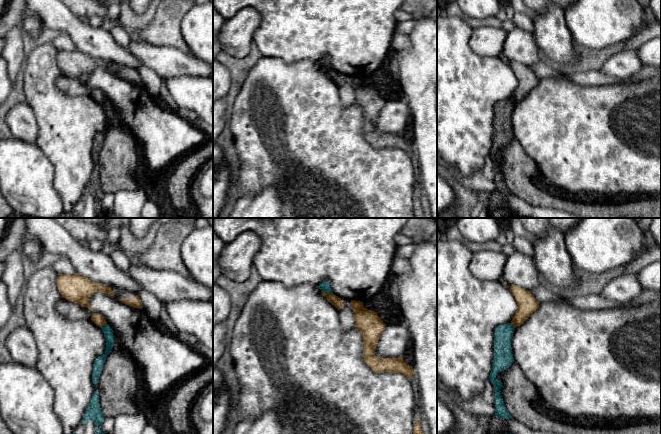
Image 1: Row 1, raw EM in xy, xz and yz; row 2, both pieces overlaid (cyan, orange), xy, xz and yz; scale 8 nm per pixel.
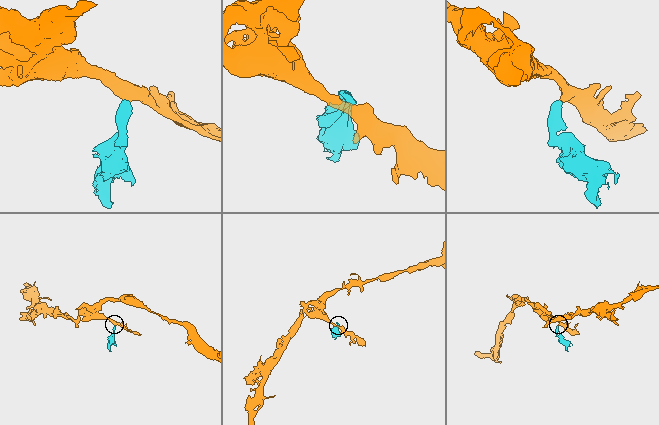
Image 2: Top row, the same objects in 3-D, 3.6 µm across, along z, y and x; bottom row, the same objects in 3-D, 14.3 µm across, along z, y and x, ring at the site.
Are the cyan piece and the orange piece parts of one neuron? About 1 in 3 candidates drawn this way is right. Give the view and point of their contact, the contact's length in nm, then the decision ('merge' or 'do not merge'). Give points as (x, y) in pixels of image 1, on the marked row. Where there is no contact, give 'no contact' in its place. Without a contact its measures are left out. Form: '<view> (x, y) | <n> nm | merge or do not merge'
xz (327, 292) | 100 nm | do not merge

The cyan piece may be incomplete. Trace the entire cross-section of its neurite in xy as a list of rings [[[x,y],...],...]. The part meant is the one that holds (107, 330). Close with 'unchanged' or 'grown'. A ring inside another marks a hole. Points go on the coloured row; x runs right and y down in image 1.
[[[104,325],[101,327],[101,329],[106,339],[106,349],[105,349],[105,353],[97,357],[94,362],[93,373],[92,373],[93,384],[98,384],[99,377],[102,372],[107,355],[111,352],[114,346],[114,335],[113,335],[114,331],[112,330],[112,328],[109,325]]]; unchanged

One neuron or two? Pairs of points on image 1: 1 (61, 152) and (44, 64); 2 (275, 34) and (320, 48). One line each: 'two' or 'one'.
1: one
2: one

